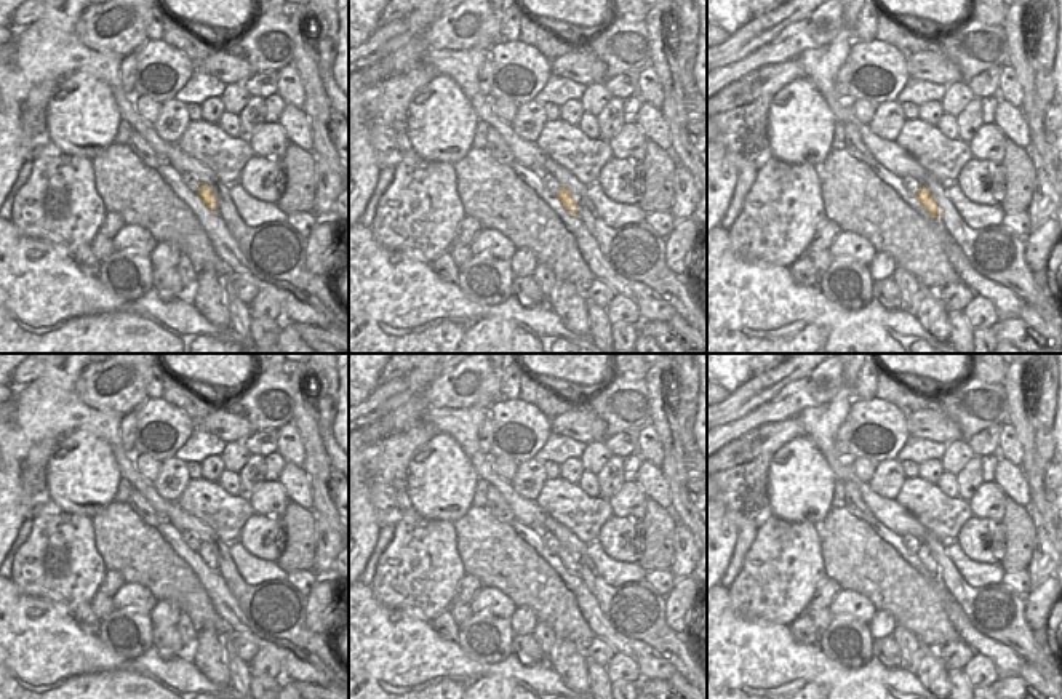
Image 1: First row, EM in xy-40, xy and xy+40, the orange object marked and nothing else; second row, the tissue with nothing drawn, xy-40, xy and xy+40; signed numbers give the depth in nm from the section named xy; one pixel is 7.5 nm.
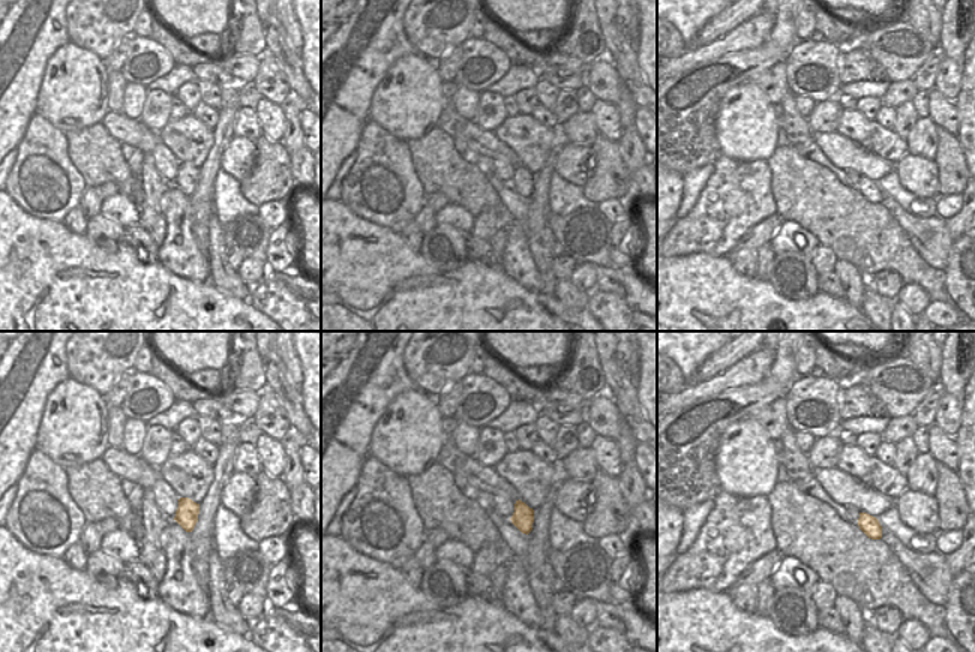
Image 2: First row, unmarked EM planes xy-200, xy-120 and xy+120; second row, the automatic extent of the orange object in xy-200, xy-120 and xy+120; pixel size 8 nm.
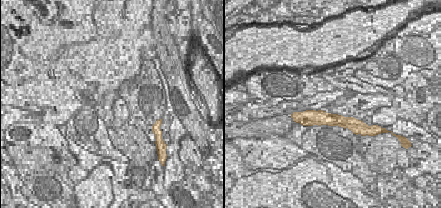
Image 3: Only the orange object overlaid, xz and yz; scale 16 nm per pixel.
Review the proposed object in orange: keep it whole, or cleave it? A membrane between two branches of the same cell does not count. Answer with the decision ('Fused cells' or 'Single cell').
Single cell.

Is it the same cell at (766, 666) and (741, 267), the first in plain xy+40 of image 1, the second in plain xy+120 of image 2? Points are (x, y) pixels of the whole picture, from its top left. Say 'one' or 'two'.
two

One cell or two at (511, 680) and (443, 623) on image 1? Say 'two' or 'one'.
two

